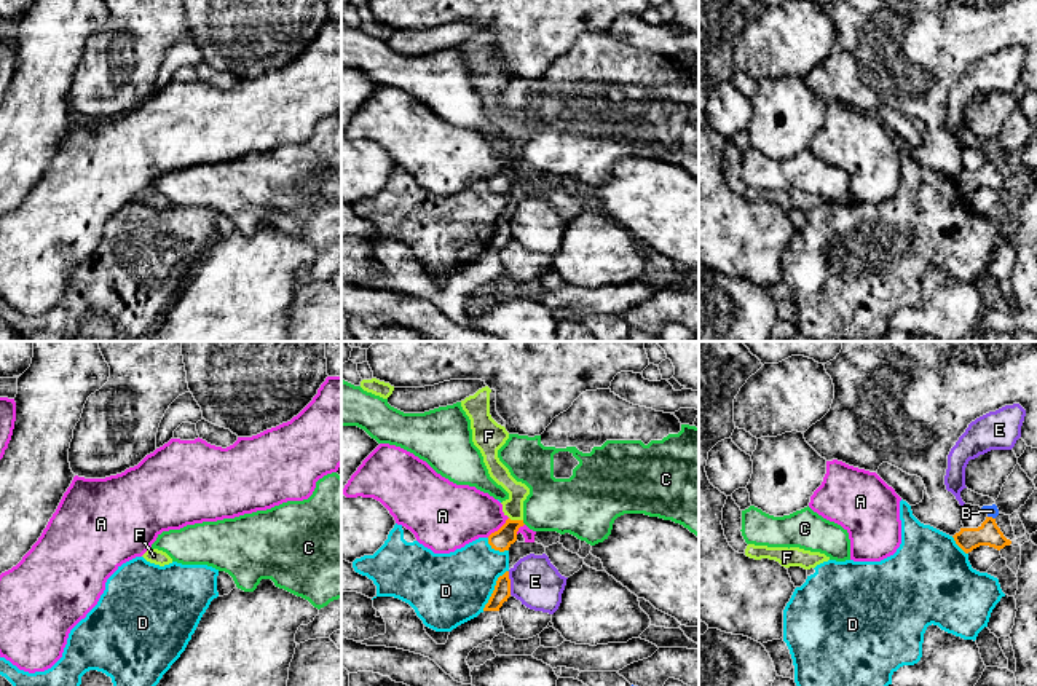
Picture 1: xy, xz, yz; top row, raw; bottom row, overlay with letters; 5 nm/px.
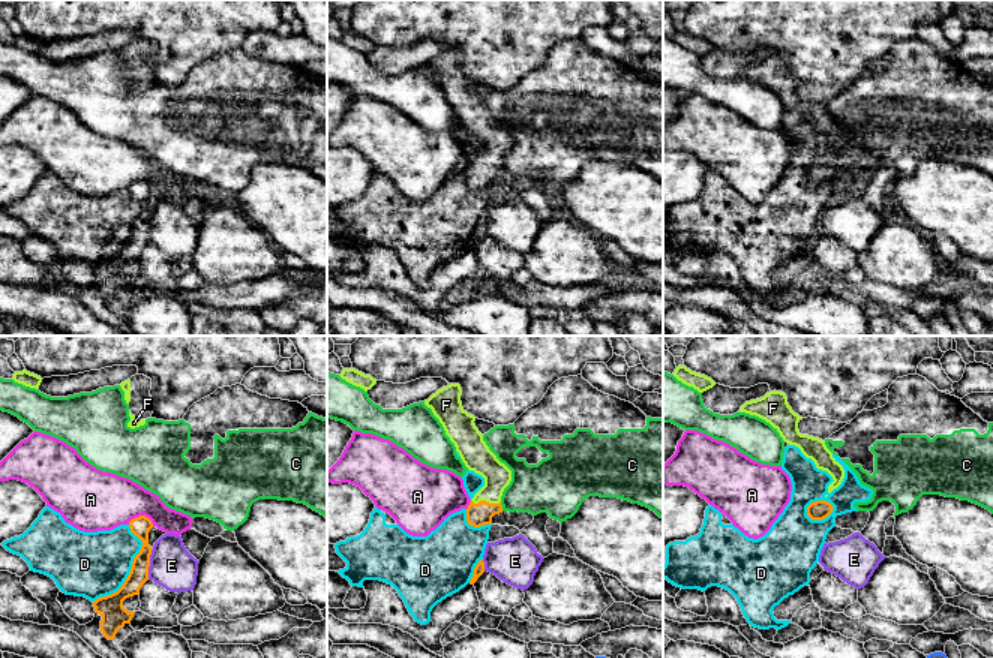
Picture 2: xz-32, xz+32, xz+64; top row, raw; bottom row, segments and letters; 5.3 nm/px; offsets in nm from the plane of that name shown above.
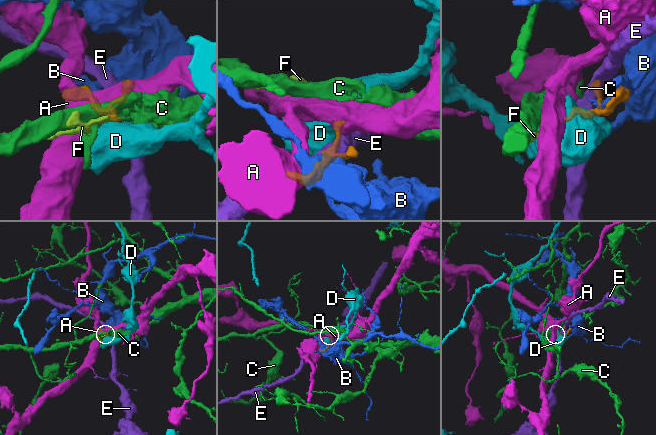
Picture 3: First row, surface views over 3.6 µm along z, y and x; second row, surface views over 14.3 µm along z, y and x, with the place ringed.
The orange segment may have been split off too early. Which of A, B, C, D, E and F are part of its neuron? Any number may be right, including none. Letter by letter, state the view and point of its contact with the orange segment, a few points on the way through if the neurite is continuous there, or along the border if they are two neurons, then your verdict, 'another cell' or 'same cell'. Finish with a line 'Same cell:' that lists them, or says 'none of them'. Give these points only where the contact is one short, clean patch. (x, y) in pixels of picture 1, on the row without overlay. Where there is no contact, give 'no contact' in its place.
A: contact xz (500, 171); border xz (508, 160), (487, 179); another cell
B: contact yz (991, 160); another cell
C: contact xz (522, 165); border xz (522, 163), (525, 166); another cell
D: contact xz (495, 232); another cell
E: contact xz (509, 225); another cell
F: contact xz (516, 163); way xz (501, 182), (516, 163), (512, 150); same cell
Same cell: F

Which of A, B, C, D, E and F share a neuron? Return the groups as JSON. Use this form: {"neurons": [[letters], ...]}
{"neurons": [["A"], ["B"], ["C"], ["D"], ["E"], ["F"]]}

